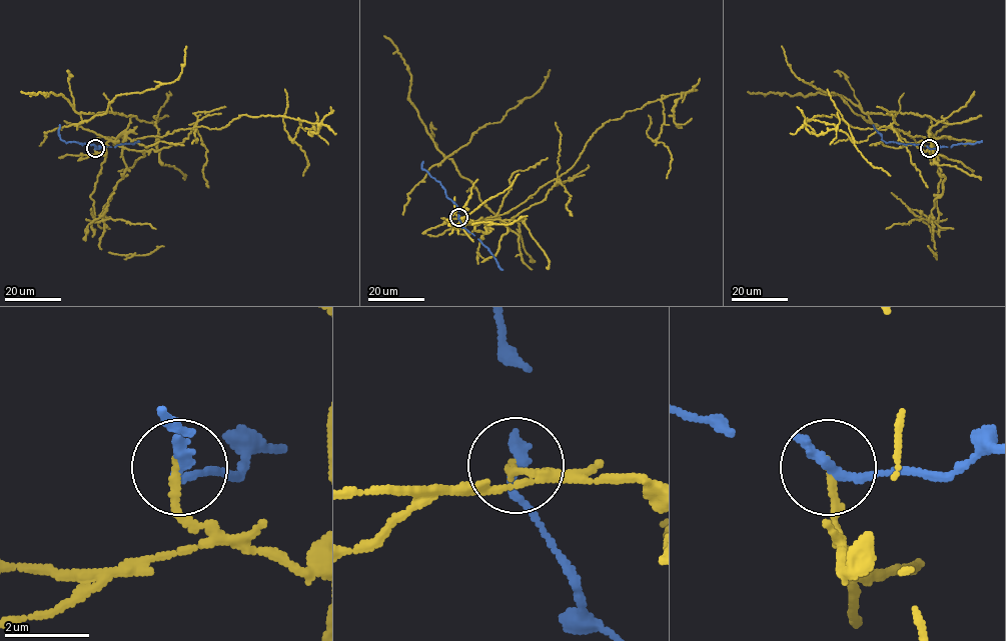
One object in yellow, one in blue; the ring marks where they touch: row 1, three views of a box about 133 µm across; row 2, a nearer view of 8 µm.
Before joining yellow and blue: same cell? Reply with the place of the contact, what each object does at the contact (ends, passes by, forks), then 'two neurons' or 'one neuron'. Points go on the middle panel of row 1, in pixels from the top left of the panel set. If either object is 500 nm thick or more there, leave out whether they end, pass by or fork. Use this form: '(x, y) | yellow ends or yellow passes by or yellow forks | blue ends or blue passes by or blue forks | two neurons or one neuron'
(458, 217) | yellow ends | blue ends | two neurons

